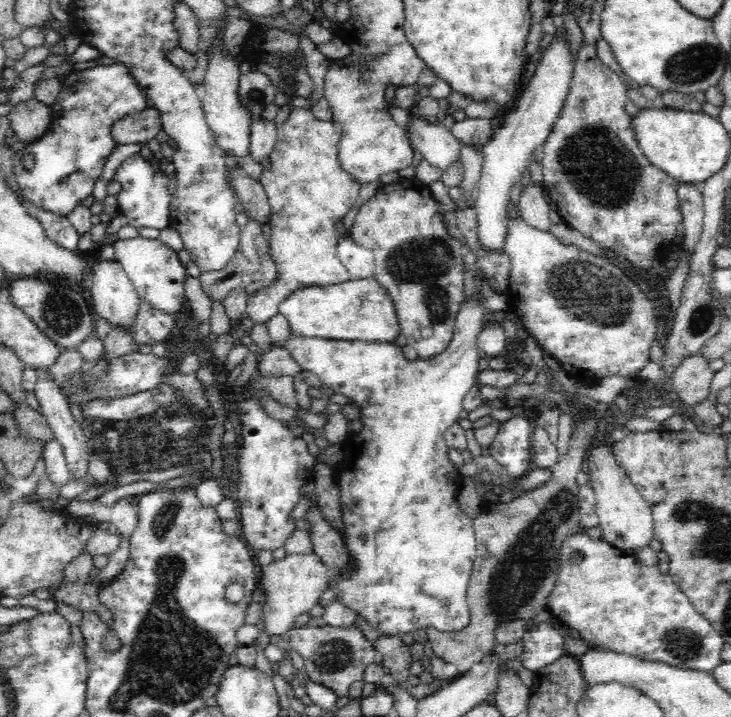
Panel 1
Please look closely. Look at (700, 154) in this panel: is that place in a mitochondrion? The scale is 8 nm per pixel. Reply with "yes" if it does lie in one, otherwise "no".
no

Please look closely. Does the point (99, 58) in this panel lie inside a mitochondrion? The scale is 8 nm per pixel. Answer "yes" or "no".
no

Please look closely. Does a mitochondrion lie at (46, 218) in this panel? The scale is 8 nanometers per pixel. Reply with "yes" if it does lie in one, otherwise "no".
no

